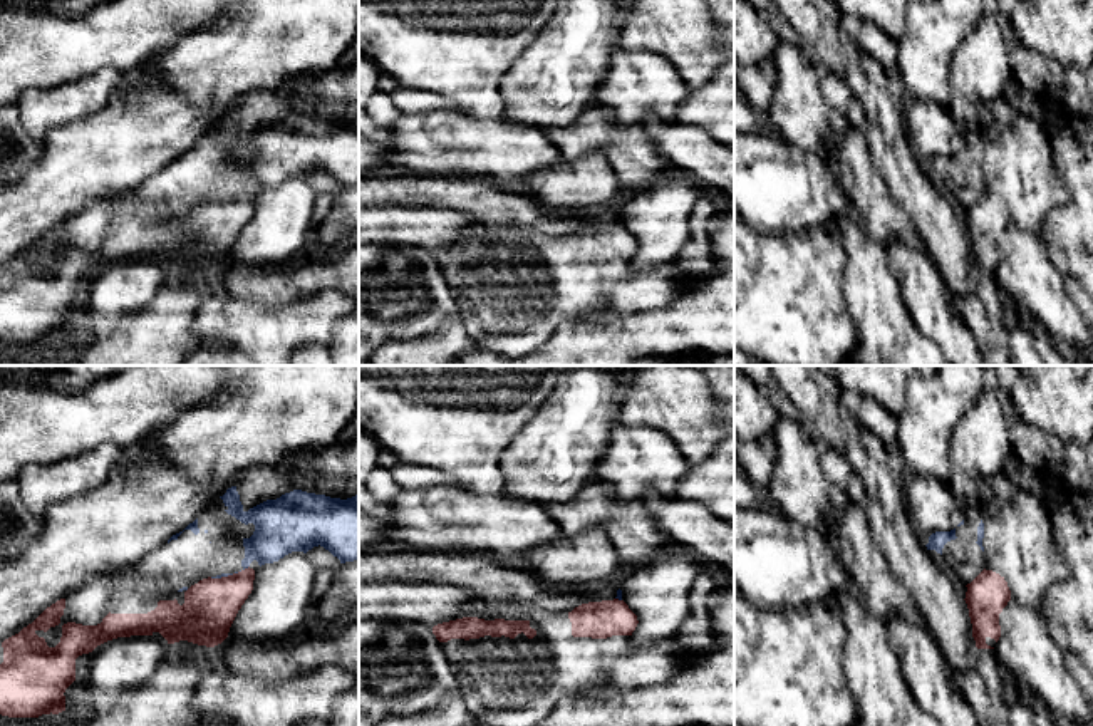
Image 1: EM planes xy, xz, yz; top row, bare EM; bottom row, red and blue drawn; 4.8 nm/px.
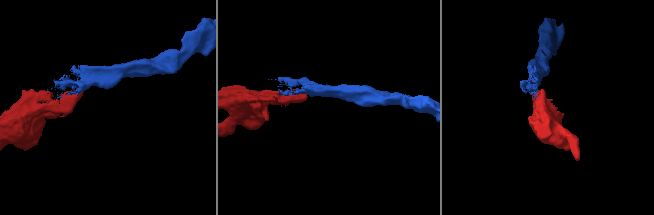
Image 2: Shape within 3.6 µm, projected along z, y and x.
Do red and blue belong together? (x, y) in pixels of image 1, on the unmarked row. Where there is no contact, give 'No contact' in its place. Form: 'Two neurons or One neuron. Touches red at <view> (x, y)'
Two neurons. Touches red at xy (228, 200)

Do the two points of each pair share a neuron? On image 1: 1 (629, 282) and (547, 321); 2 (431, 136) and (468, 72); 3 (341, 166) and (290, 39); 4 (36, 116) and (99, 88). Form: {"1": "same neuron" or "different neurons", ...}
{"1": "same neuron", "2": "different neurons", "3": "different neurons", "4": "same neuron"}

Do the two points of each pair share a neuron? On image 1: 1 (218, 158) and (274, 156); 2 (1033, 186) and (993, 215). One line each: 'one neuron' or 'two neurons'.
1: one neuron
2: one neuron

